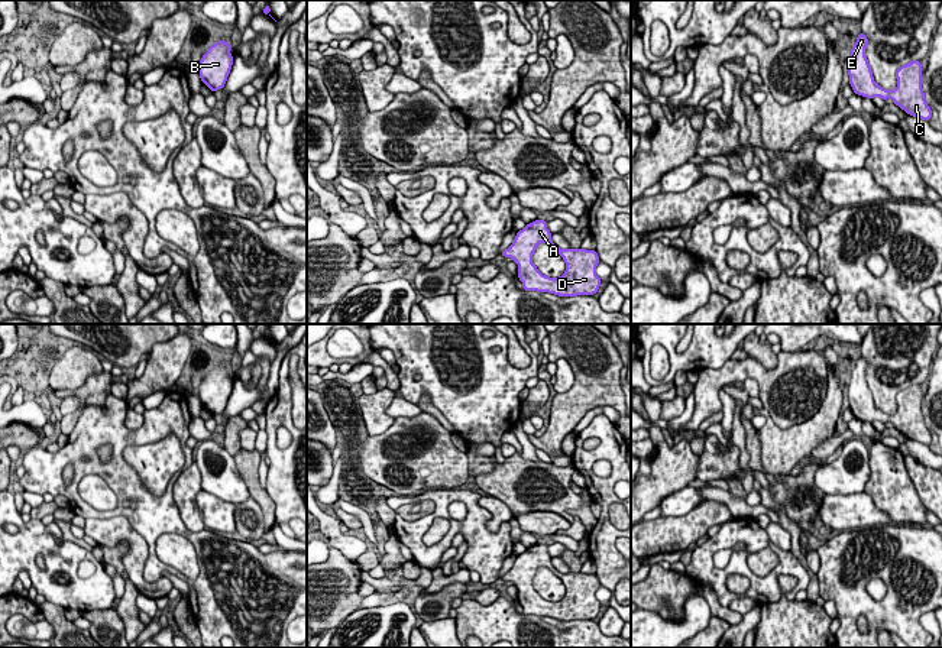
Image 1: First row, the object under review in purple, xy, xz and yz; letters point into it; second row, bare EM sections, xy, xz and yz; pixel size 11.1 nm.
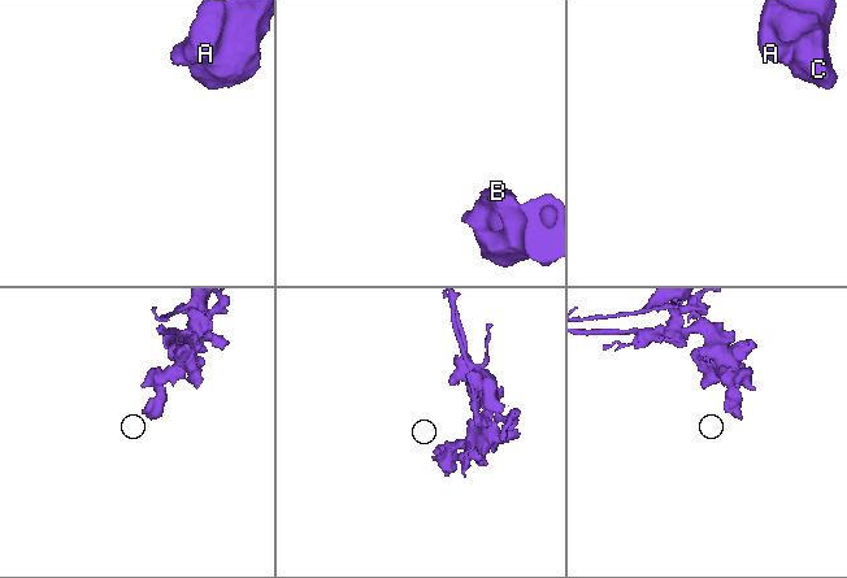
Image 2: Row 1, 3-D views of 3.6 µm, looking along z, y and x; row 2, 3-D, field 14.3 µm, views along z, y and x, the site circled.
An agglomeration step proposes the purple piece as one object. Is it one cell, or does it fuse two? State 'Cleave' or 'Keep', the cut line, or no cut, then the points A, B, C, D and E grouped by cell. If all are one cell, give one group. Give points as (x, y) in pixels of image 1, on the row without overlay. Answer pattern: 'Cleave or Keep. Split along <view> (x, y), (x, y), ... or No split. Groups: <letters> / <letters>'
Keep. No split. Groups: A B C D E

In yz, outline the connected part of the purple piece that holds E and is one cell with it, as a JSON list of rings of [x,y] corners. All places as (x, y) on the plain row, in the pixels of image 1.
[[[861,356],[851,373],[848,386],[849,408],[855,418],[883,424],[891,422],[896,430],[904,434],[909,440],[929,446],[932,434],[925,424],[922,412],[922,388],[920,385],[910,385],[896,395],[897,411],[890,415],[880,411],[873,401],[871,391],[865,380],[868,362]]]

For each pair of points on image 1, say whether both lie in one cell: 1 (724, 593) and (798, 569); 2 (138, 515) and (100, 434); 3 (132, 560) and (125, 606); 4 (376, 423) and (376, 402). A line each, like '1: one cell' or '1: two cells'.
1: one cell
2: one cell
3: two cells
4: one cell

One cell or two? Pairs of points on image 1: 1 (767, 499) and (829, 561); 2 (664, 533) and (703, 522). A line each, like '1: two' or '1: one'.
1: two
2: one

